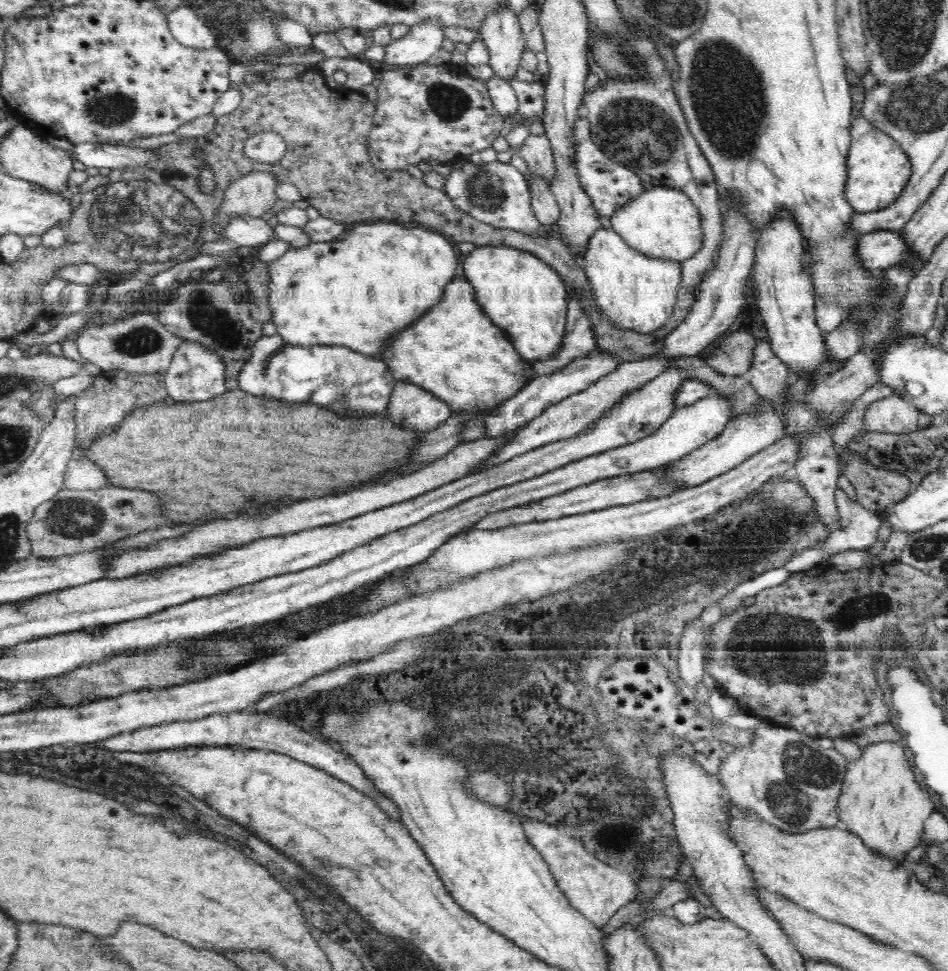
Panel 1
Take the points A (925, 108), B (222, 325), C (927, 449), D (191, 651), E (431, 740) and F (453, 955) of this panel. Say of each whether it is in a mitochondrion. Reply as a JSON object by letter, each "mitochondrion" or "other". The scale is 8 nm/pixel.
{"A":"mitochondrion","B":"mitochondrion","C":"other","D":"other","E":"other","F":"other"}

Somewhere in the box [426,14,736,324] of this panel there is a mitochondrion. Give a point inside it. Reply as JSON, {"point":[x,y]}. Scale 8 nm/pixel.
{"point":[629,124]}

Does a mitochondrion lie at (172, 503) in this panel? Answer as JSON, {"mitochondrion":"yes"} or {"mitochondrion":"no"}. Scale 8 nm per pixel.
{"mitochondrion":"no"}

